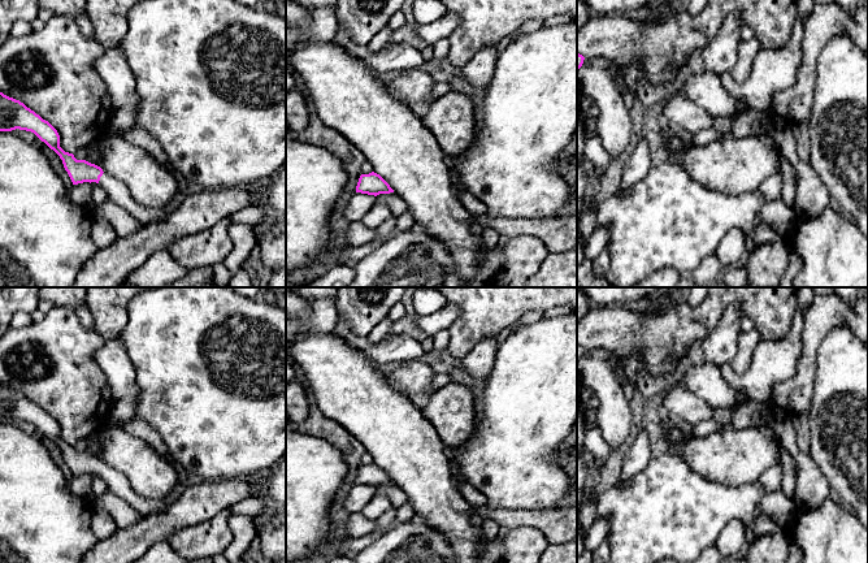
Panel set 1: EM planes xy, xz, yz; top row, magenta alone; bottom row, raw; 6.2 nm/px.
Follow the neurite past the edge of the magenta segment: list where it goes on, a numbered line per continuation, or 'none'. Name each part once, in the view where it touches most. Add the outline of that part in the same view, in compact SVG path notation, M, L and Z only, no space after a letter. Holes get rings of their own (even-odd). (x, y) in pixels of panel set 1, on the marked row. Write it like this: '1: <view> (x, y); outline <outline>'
1: xy (118, 193); outline M105 172L100 177L99 183L109 195L109 199L126 209L140 225L162 221L168 215L161 208L146 208L138 204L131 198L127 186L122 181L109 176Z

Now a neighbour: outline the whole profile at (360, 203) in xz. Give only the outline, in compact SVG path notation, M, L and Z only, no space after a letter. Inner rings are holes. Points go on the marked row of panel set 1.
M356 192L344 209L344 217L350 221L361 221L368 211L376 205L376 196Z

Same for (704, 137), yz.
M711 127L707 130L700 130L695 135L689 137L689 140L693 146L700 147L700 146L706 146L721 137L722 135L720 133L717 133L713 127Z

